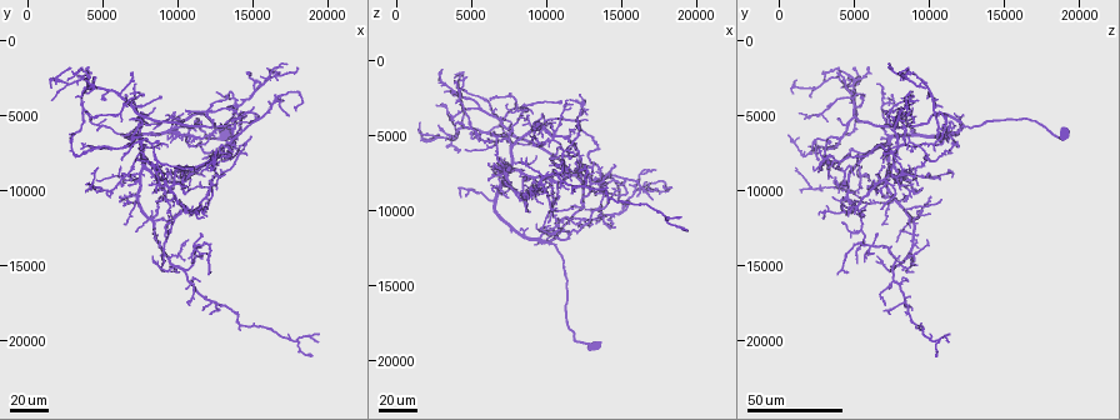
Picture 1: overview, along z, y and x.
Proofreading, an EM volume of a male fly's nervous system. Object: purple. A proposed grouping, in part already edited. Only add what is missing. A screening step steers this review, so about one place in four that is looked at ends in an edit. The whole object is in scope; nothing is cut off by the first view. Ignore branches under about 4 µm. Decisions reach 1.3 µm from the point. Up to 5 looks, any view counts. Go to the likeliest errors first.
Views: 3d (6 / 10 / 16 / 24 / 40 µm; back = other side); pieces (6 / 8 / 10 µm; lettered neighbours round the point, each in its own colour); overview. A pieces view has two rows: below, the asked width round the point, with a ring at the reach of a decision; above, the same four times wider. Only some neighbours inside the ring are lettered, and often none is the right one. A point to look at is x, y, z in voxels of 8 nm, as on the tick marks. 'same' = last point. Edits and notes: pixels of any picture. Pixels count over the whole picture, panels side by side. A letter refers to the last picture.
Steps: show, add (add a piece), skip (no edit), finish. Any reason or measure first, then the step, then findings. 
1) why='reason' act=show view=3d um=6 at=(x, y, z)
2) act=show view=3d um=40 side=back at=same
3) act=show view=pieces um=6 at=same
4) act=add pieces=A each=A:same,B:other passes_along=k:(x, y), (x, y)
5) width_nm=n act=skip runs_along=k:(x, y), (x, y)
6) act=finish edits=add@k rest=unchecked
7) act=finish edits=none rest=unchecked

act=show view=3d um=40 at=(12000, 9000, 9800)

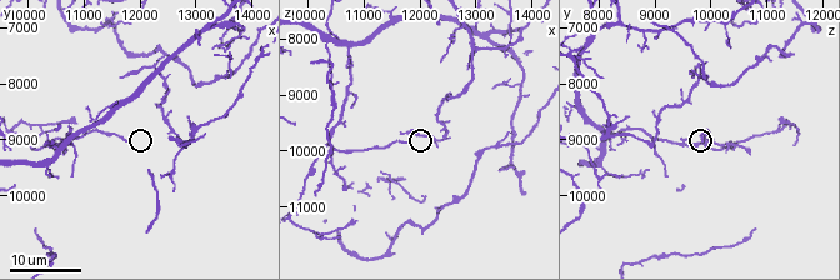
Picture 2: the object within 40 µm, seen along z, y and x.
act=show view=pieces um=8 at=(11800, 9050, 9850)

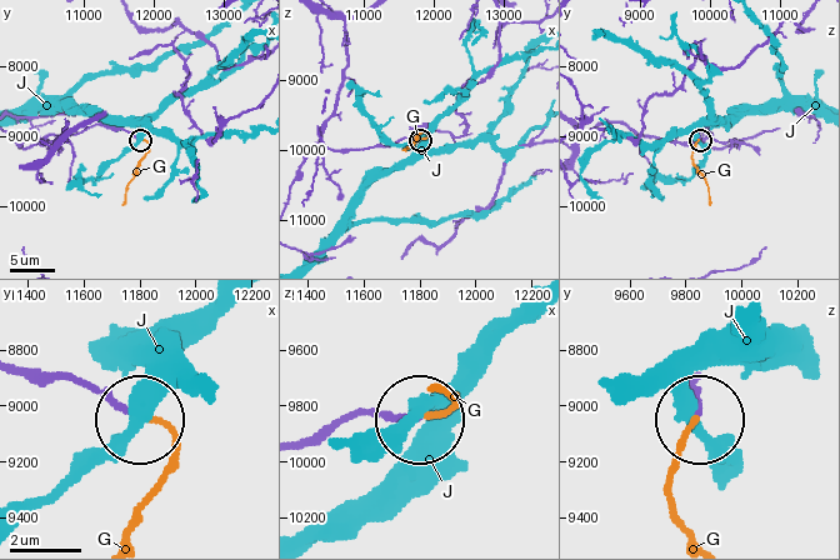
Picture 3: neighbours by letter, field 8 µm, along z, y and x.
act=add pieces=G each=G:same,J:other passes_along=3:(695, 378), (699, 420), (671, 483), (686, 536) found='the neuron continues'

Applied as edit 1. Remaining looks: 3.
why='free end' act=show view=3d um=24 at=(14200, 5800, 7400)

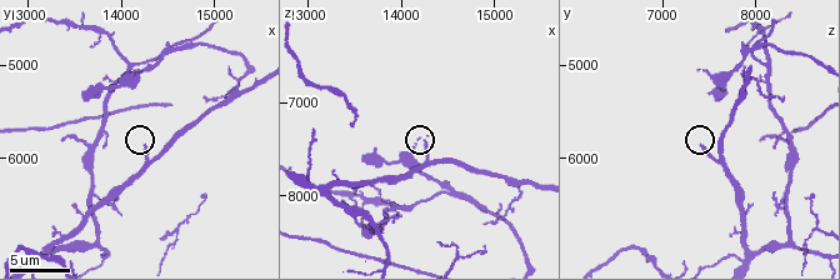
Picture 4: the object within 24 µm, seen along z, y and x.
act=show view=pieces um=10 at=(14300, 5900, 7450)

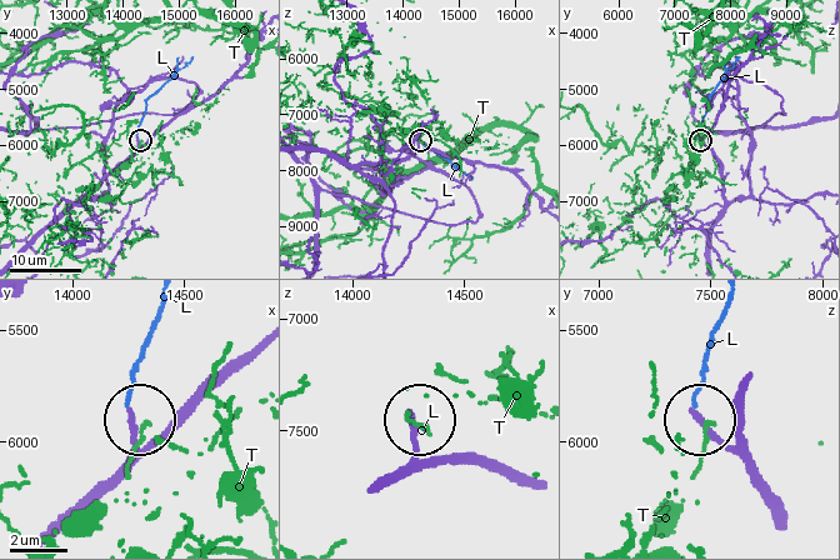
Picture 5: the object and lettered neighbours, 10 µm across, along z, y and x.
act=skip each=L:other,T:other runs_along=5:(785, 509), (708, 425) found='no lettered piece goes on from it'

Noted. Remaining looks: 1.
act=finish edits=add@3 rest=unchecked

